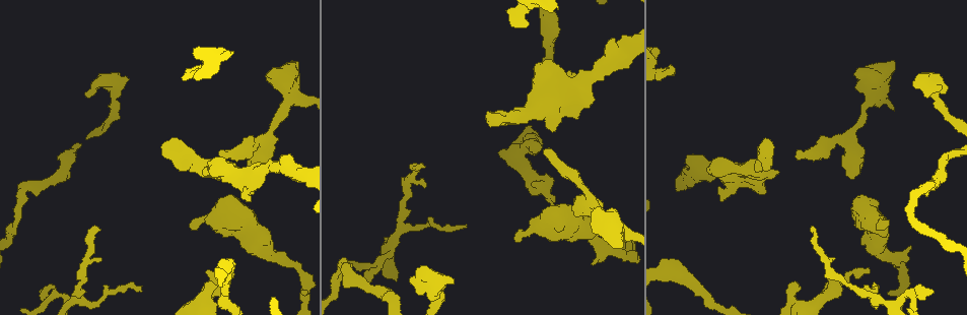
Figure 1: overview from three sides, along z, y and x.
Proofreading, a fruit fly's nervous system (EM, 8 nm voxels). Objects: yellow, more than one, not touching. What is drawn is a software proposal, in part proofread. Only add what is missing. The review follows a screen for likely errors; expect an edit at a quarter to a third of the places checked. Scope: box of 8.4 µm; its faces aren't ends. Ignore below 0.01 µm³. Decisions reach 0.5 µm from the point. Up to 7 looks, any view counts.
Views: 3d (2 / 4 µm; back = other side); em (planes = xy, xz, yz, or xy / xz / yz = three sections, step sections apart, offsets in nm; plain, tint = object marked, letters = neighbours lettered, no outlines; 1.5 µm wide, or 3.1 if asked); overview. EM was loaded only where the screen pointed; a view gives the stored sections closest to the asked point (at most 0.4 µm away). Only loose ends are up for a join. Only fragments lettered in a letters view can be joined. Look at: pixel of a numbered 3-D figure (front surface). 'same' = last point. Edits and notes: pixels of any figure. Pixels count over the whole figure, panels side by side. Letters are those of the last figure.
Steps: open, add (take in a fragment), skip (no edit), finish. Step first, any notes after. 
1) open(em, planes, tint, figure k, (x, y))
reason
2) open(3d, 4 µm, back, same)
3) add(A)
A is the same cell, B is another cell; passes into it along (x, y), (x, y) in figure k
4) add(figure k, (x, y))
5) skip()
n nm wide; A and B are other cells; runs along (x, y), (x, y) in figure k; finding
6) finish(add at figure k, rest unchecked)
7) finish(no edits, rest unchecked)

open(em, planes, plain, figure 1, (851, 176))
stops while still wide

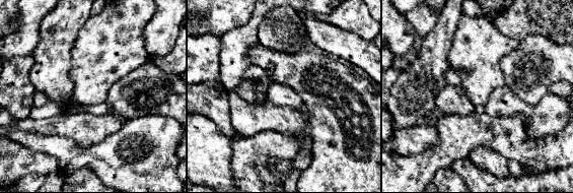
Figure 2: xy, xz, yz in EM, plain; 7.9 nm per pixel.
open(em, planes, letters, same)

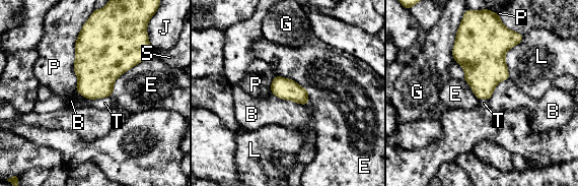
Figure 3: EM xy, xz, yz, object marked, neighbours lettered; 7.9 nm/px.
skip()
B, E, G, J, L, P, S and T are other cells; border along (112, 95), (94, 99), (84, 98) in figure 3; no lettered fragment goes on from it

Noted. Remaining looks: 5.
open(em, planes, letters, figure 1, (868, 270))
free end

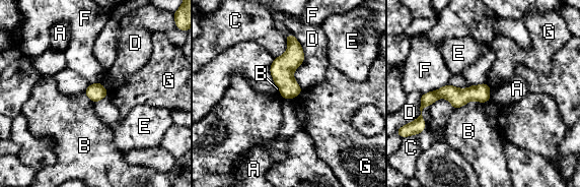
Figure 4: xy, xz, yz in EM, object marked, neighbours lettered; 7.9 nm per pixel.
skip()
130 nm wide; A, B, C, D, E, F and G are other cells; runs along (487, 89), (437, 94), (424, 104) in figure 4; no lettered fragment goes on from it

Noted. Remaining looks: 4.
open(em, planes, letters, figure 1, (725, 195))
an open end

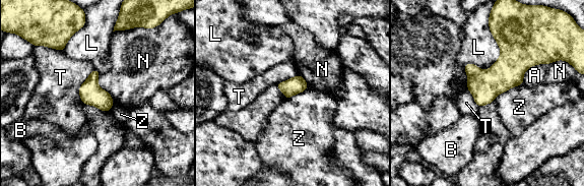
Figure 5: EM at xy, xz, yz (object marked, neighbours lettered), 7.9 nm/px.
skip()
A, B, L, N, T and Z are other cells; border along (522, 83), (500, 92), (492, 102) in figure 5; none of them fits

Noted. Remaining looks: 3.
finish(no edits, rest unchecked)

